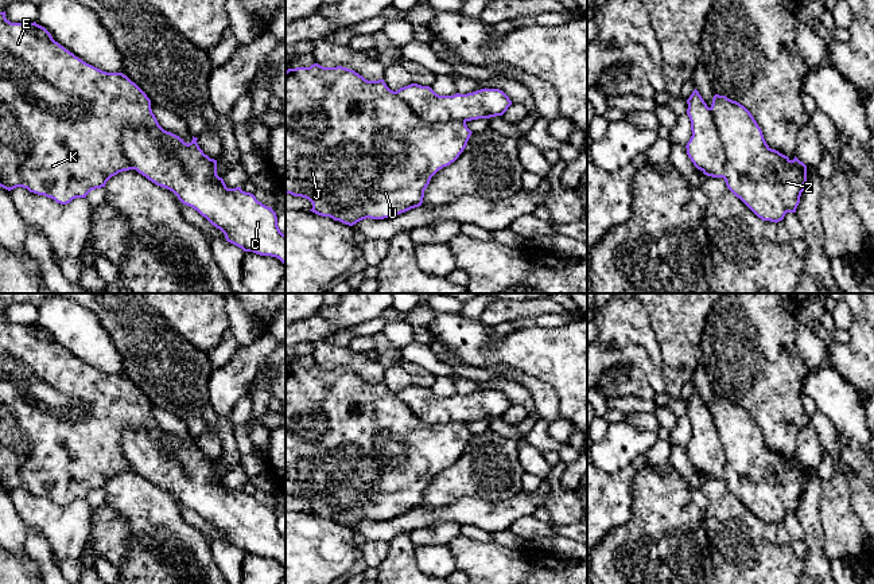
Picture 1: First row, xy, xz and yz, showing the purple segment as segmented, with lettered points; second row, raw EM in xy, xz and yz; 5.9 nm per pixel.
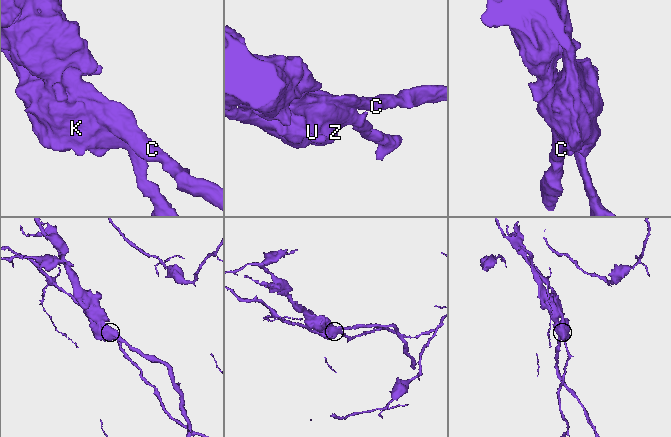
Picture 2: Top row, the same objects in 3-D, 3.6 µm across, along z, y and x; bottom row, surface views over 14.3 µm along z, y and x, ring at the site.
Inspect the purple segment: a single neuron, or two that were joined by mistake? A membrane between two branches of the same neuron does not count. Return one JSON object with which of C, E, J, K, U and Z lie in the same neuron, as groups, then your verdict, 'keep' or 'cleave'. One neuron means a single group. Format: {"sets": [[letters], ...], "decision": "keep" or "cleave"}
{"sets": [["C", "E", "J", "K", "U", "Z"]], "decision": "keep"}

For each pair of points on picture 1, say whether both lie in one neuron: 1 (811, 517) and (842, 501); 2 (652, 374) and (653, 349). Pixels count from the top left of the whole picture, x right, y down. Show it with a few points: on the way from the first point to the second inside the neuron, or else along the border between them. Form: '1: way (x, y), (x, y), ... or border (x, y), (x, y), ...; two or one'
1: border (820, 482), (819, 521), (824, 544); two
2: border (626, 345), (640, 345), (660, 369); two

